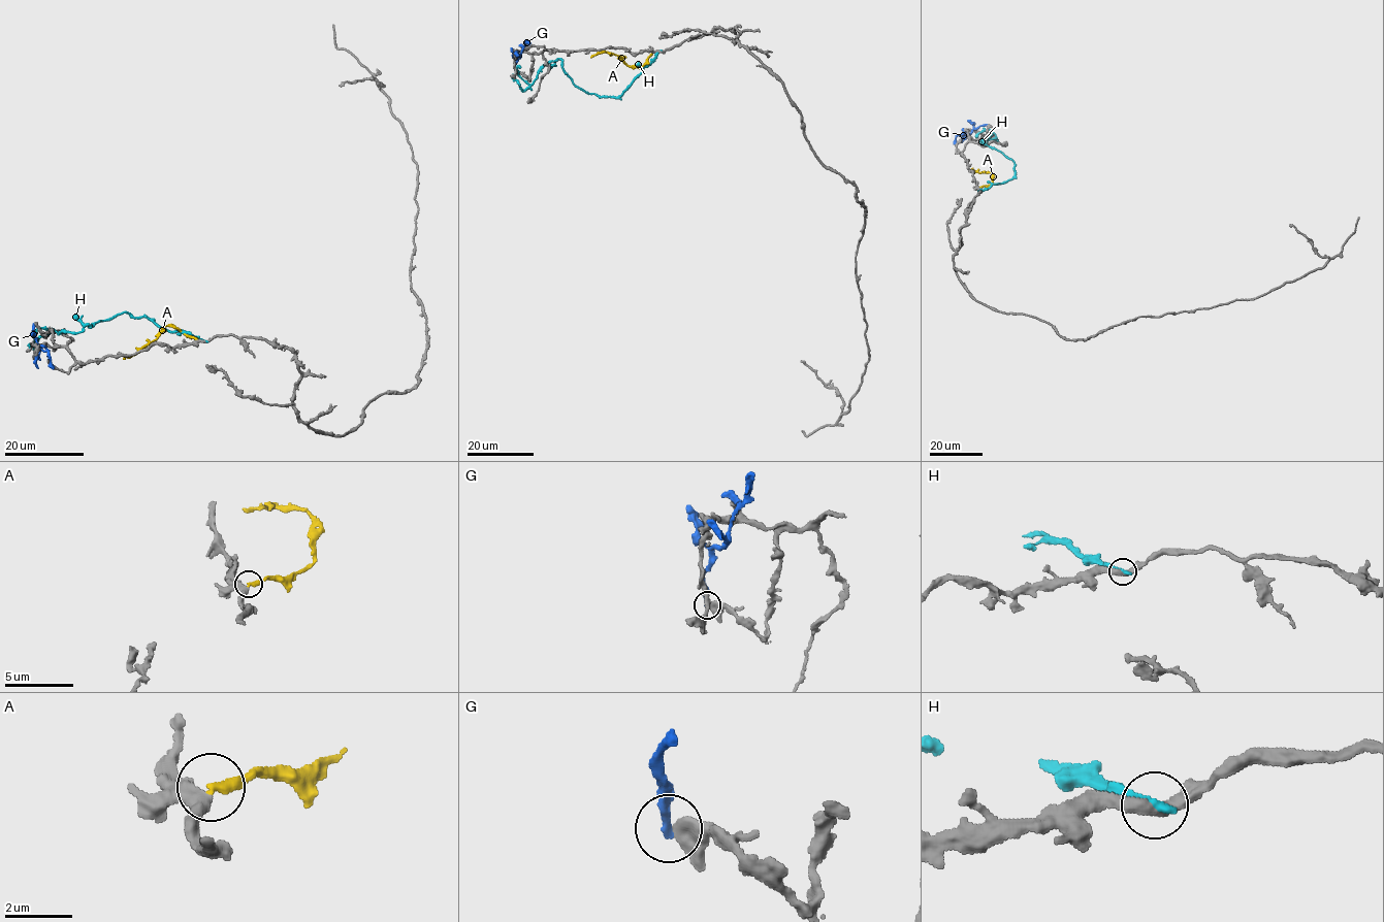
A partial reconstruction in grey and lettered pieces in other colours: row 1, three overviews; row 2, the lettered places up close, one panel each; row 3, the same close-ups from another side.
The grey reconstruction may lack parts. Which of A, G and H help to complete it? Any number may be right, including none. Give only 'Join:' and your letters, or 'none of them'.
Join: none of them

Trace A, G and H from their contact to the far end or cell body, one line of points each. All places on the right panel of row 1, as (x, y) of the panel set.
A: (979, 187), (991, 183), (992, 174), (971, 170)
G: (988, 125), (979, 126), (970, 133), (958, 134), (953, 143)
H: (978, 191), (1011, 178), (1015, 163), (980, 142), (996, 136), (988, 130), (976, 138)

